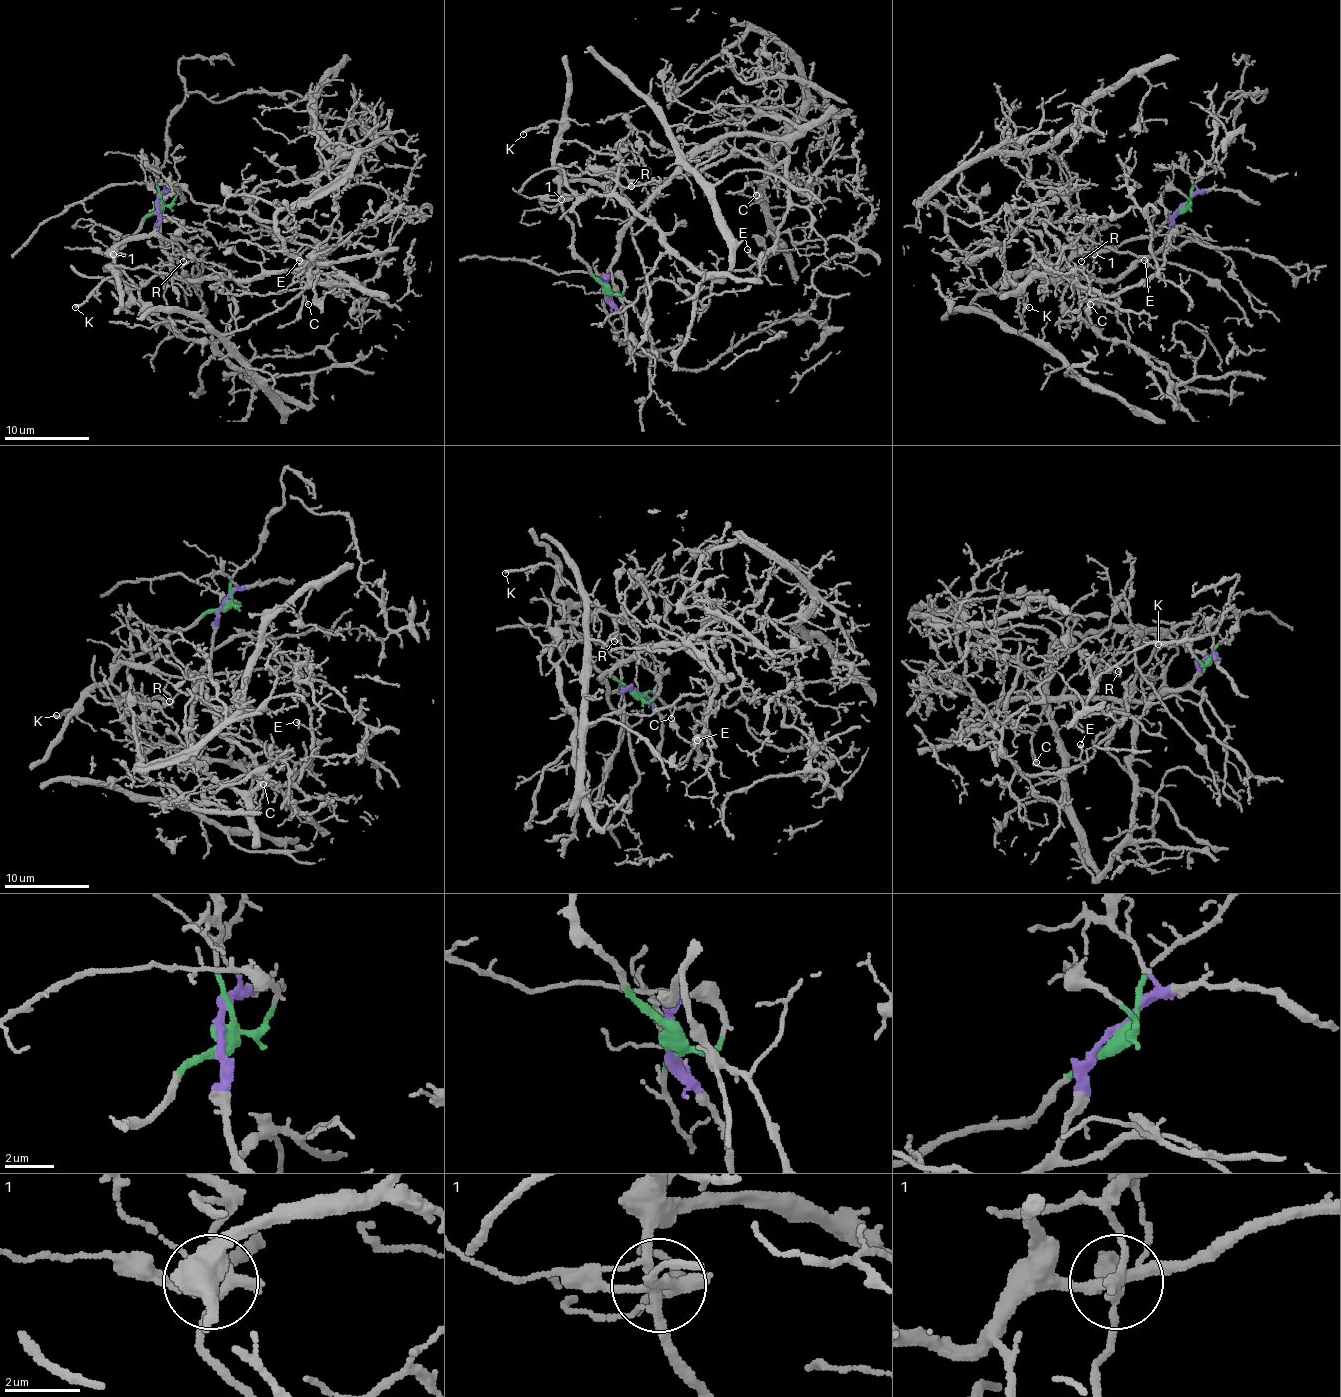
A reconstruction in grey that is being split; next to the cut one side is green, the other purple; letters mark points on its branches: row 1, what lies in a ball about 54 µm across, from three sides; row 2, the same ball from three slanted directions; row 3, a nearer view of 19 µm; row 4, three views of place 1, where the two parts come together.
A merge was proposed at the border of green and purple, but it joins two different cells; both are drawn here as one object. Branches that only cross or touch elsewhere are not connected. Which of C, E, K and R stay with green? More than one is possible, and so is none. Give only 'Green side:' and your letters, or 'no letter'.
Green side: K, R

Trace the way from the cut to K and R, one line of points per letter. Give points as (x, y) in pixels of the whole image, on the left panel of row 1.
K: (158, 205), (111, 256), (113, 260), (105, 269), (111, 275), (75, 307)
R: (158, 205), (111, 254), (133, 237), (160, 235), (173, 243), (173, 252), (183, 260)

